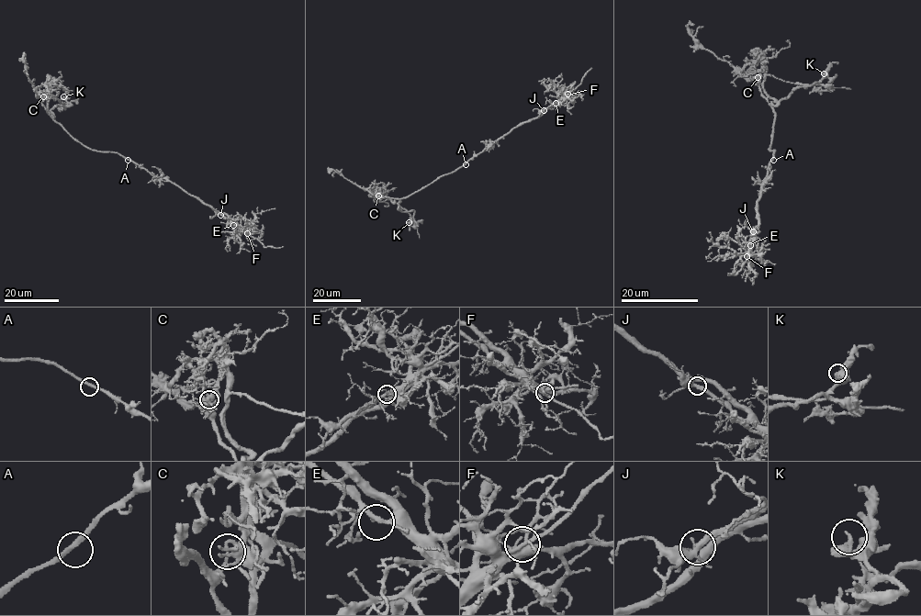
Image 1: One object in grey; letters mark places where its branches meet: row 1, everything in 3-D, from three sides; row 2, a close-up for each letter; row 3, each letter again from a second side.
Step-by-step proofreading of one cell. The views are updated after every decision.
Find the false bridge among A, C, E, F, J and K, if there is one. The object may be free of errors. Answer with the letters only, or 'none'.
C

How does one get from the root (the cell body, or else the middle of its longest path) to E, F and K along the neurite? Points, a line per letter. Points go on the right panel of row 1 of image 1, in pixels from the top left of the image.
E: (772, 159), (757, 203), (759, 219), (750, 245)
F: (772, 159), (757, 203), (759, 219), (754, 229), (746, 256)
K: (772, 159), (774, 150), (768, 150), (775, 122), (772, 106), (799, 87), (821, 84), (819, 82), (824, 73)

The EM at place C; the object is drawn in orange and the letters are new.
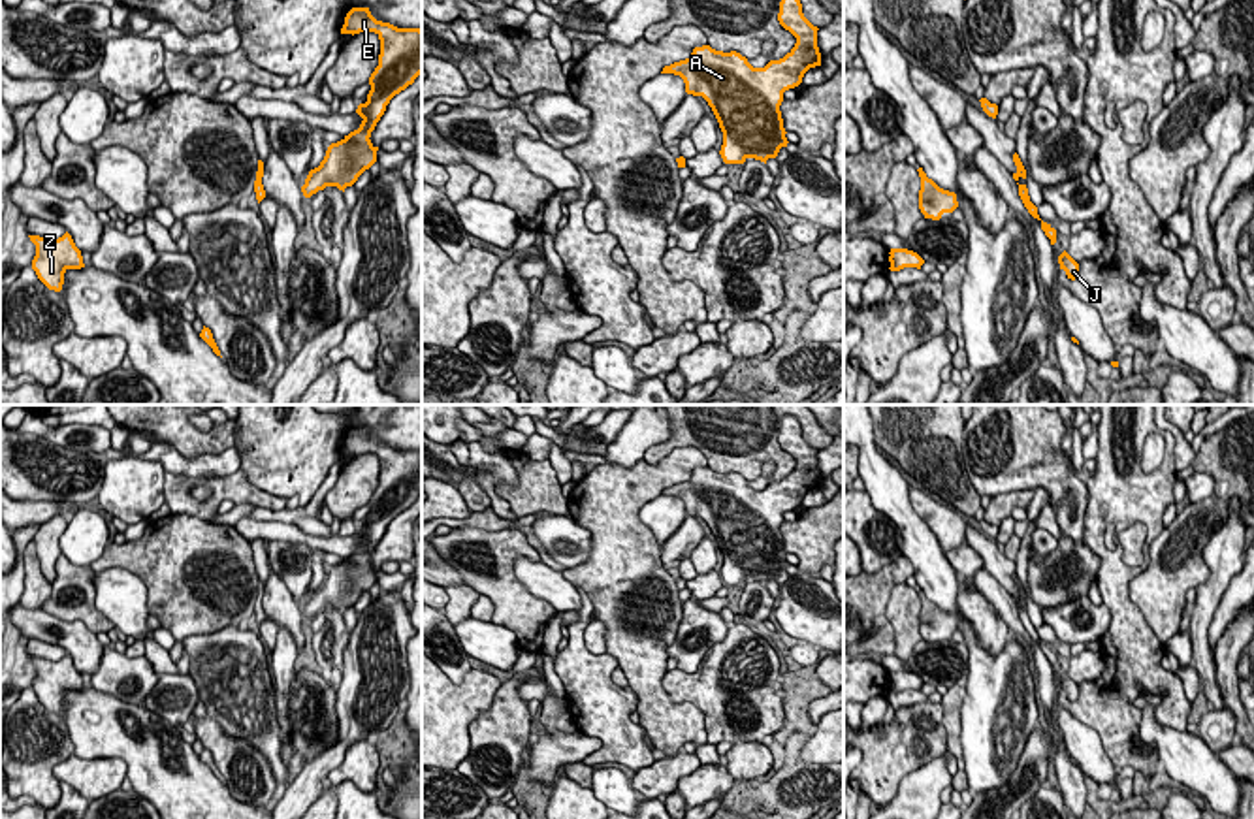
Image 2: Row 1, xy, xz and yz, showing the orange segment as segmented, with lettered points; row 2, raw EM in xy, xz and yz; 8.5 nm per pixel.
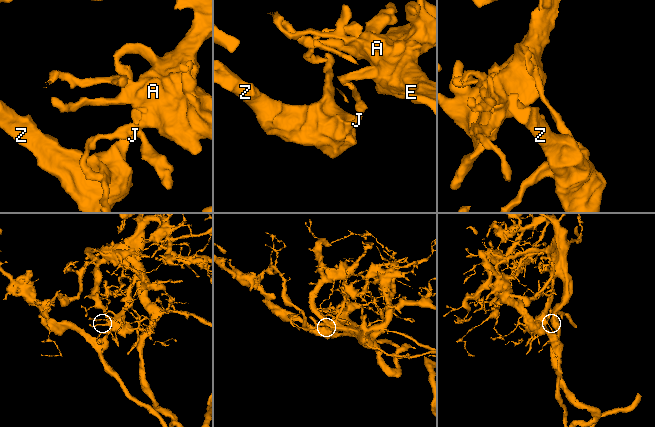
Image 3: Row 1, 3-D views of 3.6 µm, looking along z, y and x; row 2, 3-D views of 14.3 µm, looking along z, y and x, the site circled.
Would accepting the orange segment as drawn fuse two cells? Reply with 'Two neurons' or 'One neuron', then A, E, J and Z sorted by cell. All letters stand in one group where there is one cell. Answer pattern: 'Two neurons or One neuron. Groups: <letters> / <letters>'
Two neurons. Groups: A E / J Z

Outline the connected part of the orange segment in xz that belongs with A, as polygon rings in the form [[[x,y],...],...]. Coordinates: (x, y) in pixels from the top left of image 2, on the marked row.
[[[781,0],[778,21],[796,43],[764,68],[753,68],[736,51],[723,53],[702,45],[689,58],[661,72],[680,75],[687,94],[708,102],[723,132],[719,154],[725,164],[744,164],[748,158],[766,164],[787,147],[780,111],[783,92],[798,87],[810,68],[821,66],[819,28],[804,17],[800,0]]]

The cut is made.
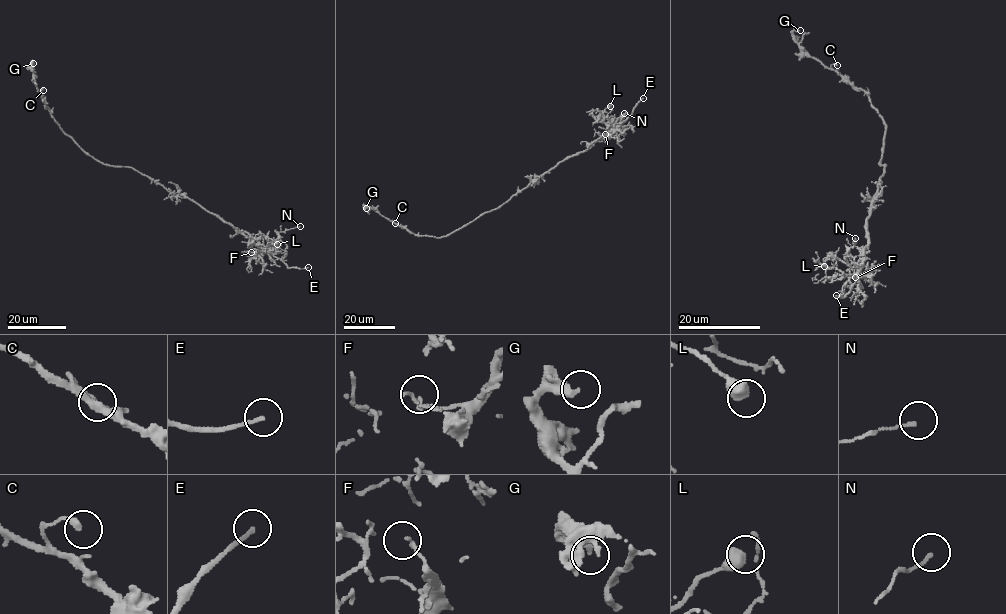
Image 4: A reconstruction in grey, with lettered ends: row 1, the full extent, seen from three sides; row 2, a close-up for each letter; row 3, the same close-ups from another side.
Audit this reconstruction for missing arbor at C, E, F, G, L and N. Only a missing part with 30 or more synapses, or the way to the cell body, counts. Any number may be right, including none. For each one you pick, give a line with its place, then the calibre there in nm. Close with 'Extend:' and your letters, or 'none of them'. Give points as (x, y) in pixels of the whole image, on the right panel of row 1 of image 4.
E: at (836, 295); 150 nm thick
Extend: E

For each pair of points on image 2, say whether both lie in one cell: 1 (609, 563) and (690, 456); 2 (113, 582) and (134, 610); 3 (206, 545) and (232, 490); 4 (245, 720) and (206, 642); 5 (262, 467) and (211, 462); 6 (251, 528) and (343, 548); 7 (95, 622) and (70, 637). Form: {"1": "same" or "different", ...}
{"1": "same", "2": "same", "3": "different", "4": "same", "5": "different", "6": "same", "7": "different"}

